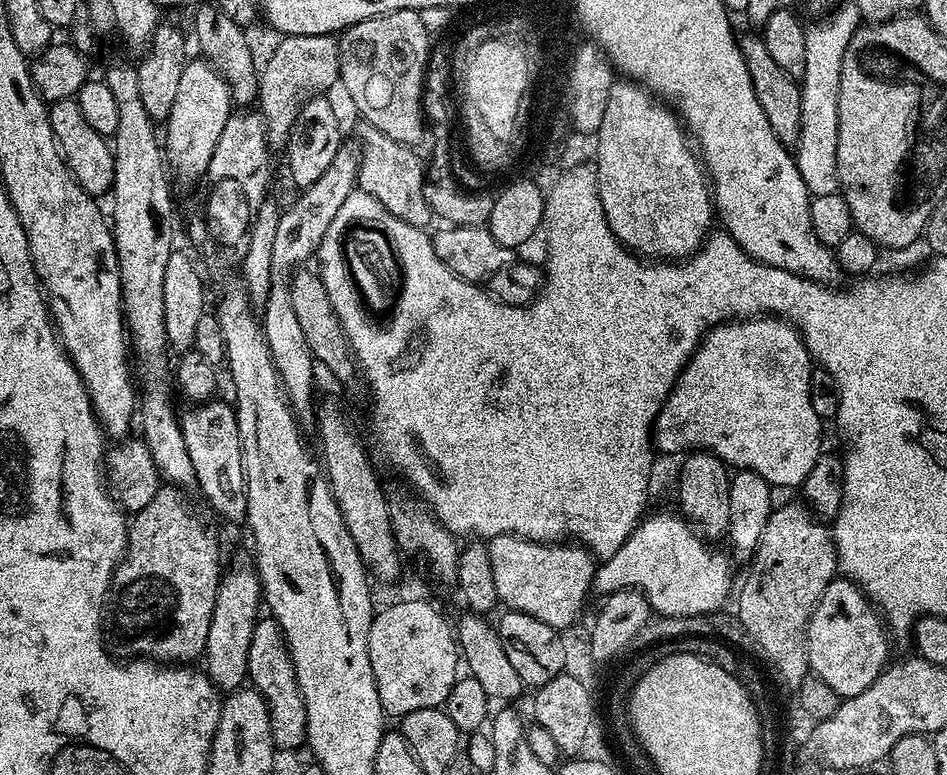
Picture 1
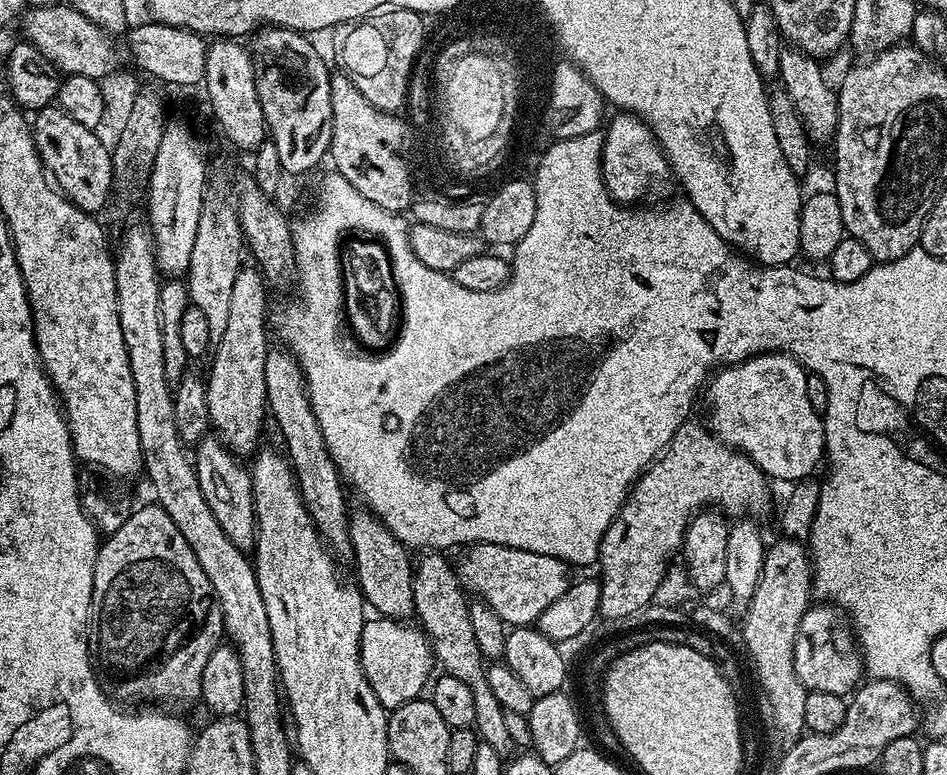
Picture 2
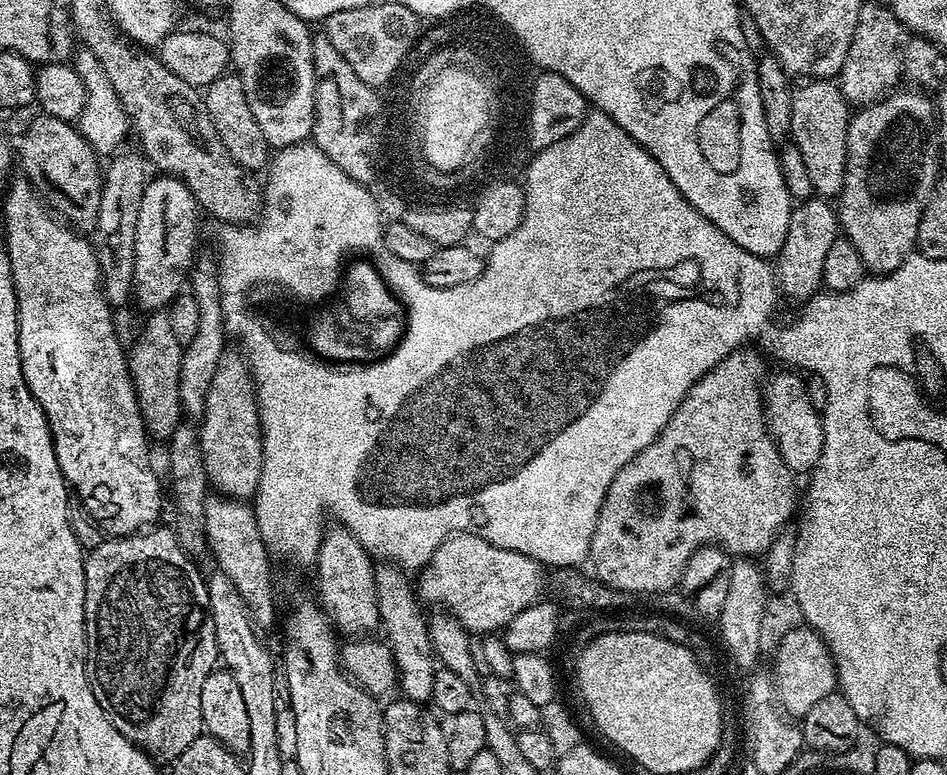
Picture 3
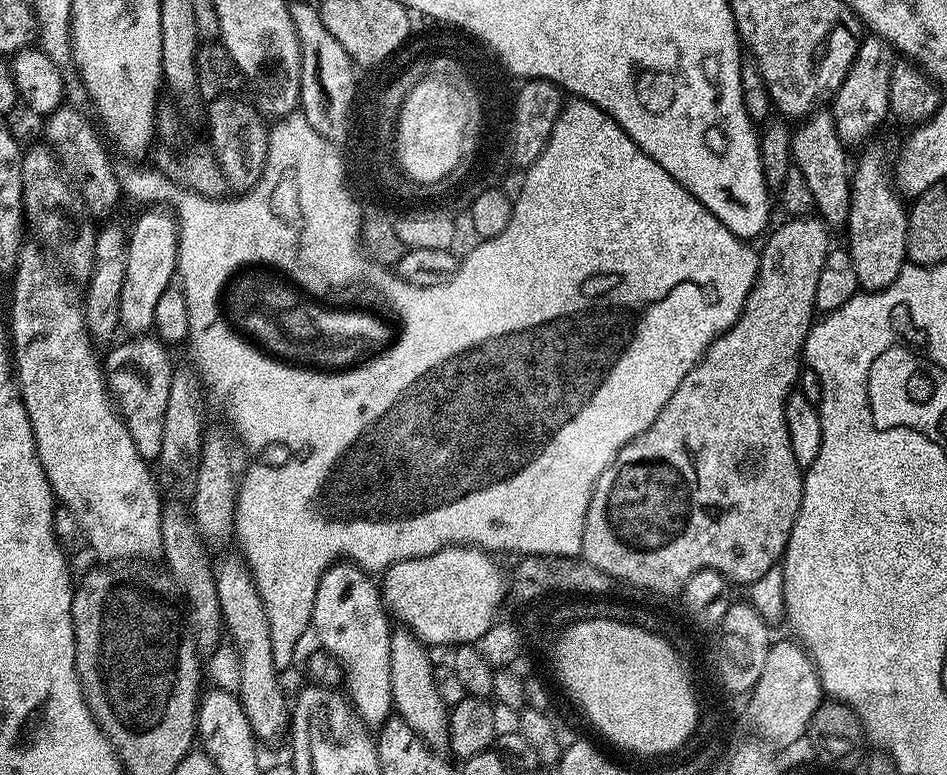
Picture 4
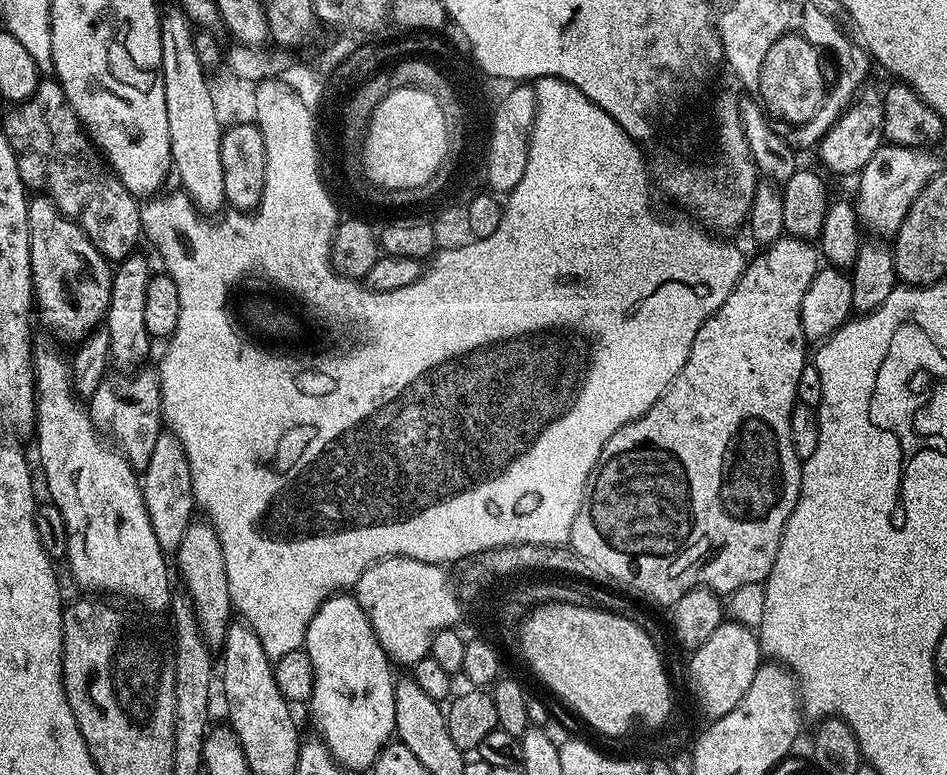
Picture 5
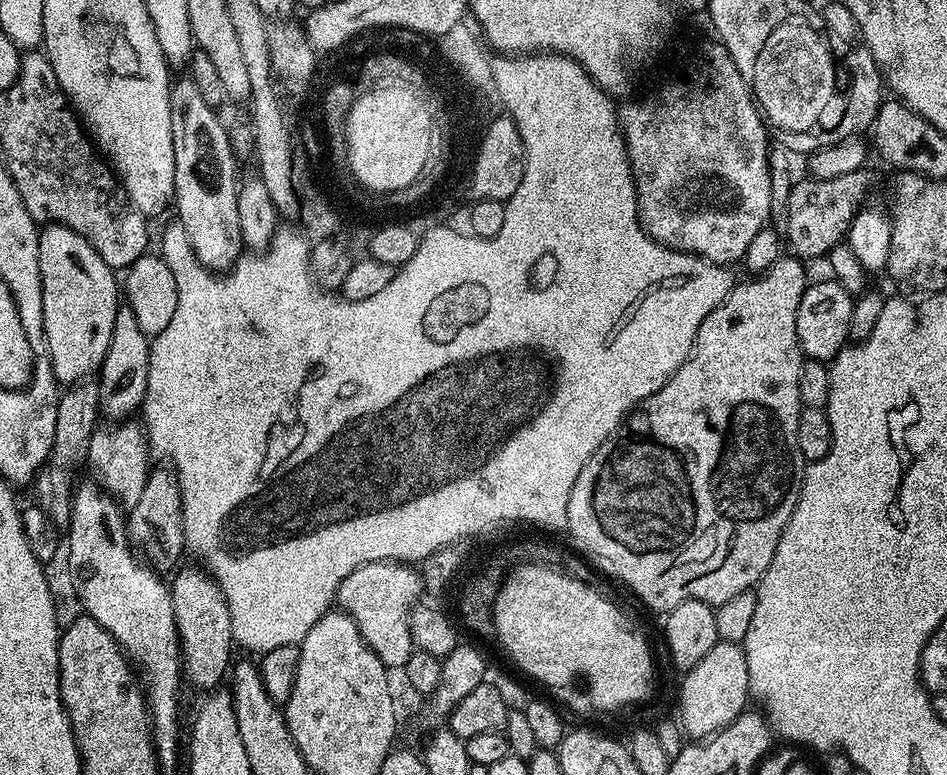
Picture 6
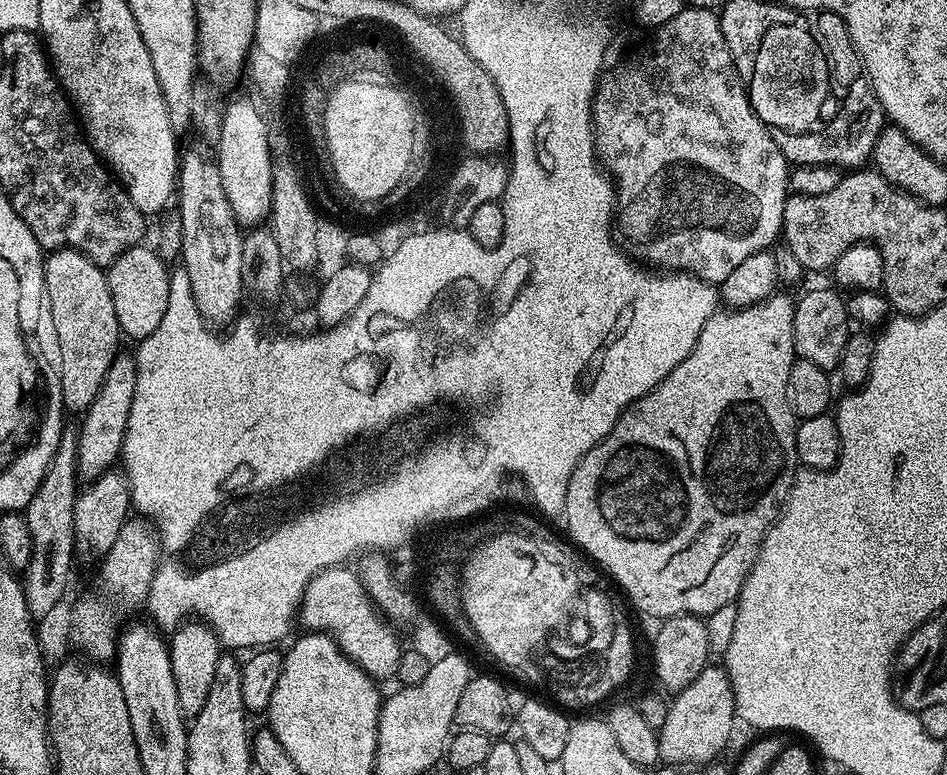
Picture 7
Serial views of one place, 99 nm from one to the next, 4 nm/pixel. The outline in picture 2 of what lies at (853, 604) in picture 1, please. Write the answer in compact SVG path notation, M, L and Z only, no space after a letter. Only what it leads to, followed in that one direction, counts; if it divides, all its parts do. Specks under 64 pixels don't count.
M816 602L802 614L798 634L794 638L794 670L809 692L826 690L826 694L847 697L865 675L860 645L843 608L827 602Z

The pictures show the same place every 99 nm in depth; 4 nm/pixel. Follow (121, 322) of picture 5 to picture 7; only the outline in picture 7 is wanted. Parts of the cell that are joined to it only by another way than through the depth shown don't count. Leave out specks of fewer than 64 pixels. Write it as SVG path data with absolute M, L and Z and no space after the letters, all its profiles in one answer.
M117 354L114 362L110 362L110 370L106 370L106 378L102 382L102 390L98 390L98 398L83 413L80 428L78 427L78 454L76 470L79 479L84 482L97 480L103 472L109 471L112 464L121 459L126 438L126 426L130 422L130 405L134 403L134 386L138 386L138 366L135 355Z

